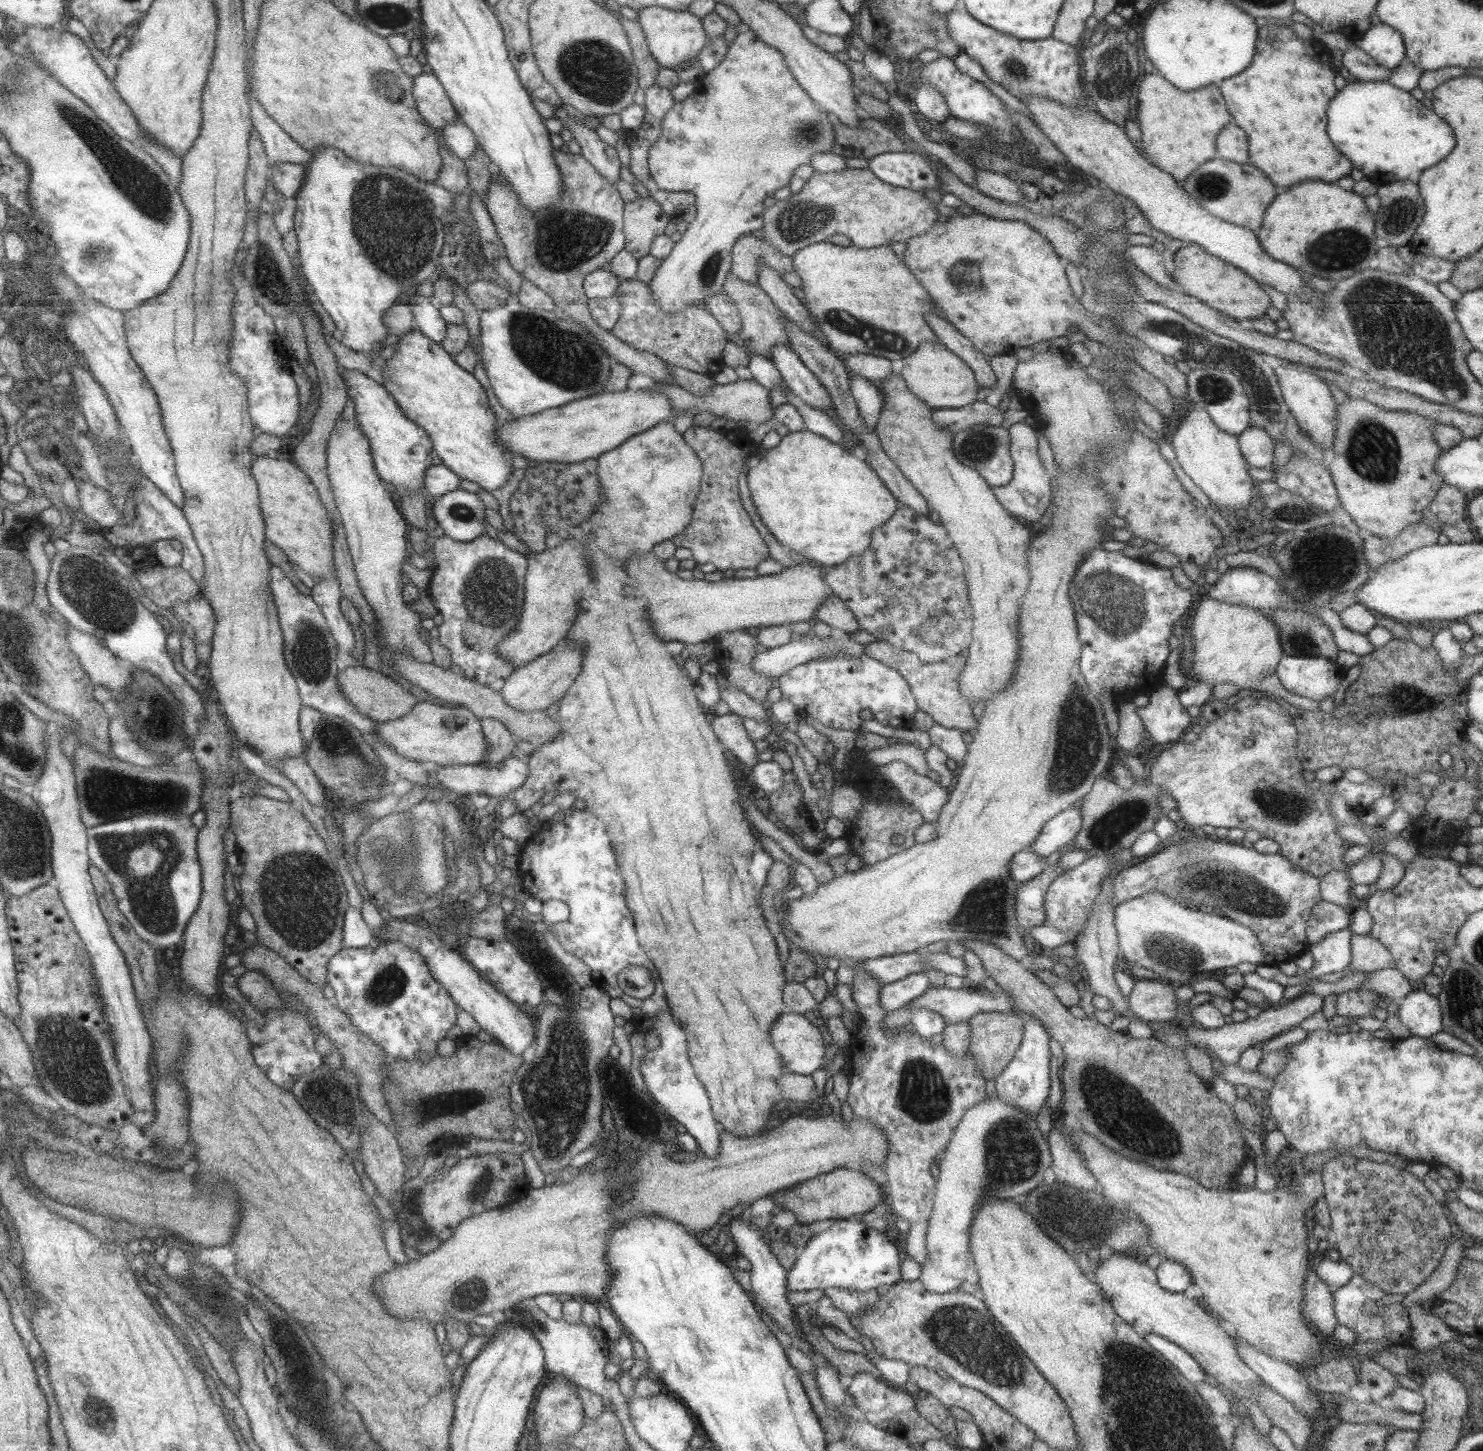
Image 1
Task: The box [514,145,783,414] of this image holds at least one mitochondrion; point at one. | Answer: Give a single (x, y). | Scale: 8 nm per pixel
(563, 242)

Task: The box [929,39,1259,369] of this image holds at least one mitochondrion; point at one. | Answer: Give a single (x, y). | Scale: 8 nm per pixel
(1111, 79)

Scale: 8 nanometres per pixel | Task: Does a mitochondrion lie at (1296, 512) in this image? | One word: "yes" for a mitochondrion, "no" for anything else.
yes

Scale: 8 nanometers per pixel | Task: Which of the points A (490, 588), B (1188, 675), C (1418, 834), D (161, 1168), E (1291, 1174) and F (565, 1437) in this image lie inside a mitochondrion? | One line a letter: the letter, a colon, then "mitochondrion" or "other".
A: mitochondrion
B: other
C: other
D: other
E: other
F: other

